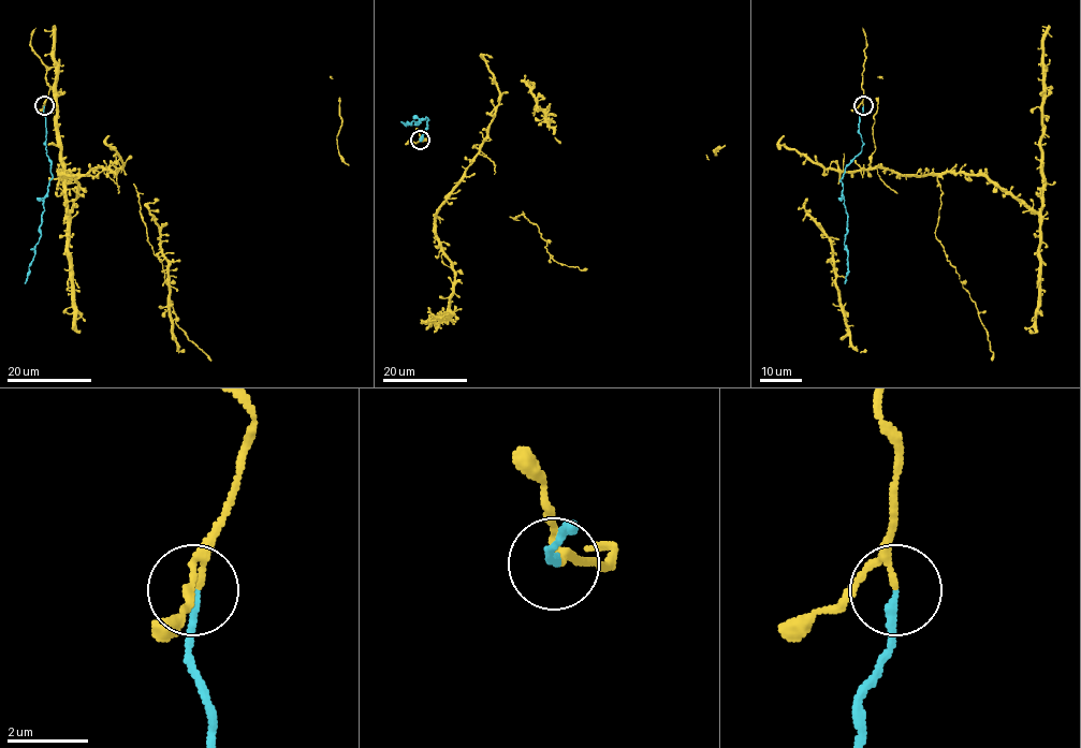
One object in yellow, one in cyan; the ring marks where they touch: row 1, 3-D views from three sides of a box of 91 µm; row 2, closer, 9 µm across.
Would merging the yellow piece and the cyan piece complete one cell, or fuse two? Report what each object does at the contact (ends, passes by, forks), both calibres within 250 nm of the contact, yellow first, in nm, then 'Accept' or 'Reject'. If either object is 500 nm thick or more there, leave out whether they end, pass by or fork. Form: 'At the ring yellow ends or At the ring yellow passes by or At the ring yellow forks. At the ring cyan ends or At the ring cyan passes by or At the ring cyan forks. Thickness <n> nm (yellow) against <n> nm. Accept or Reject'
At the ring yellow passes by. At the ring cyan ends. Thickness 100 nm (yellow) against 170 nm. Accept

